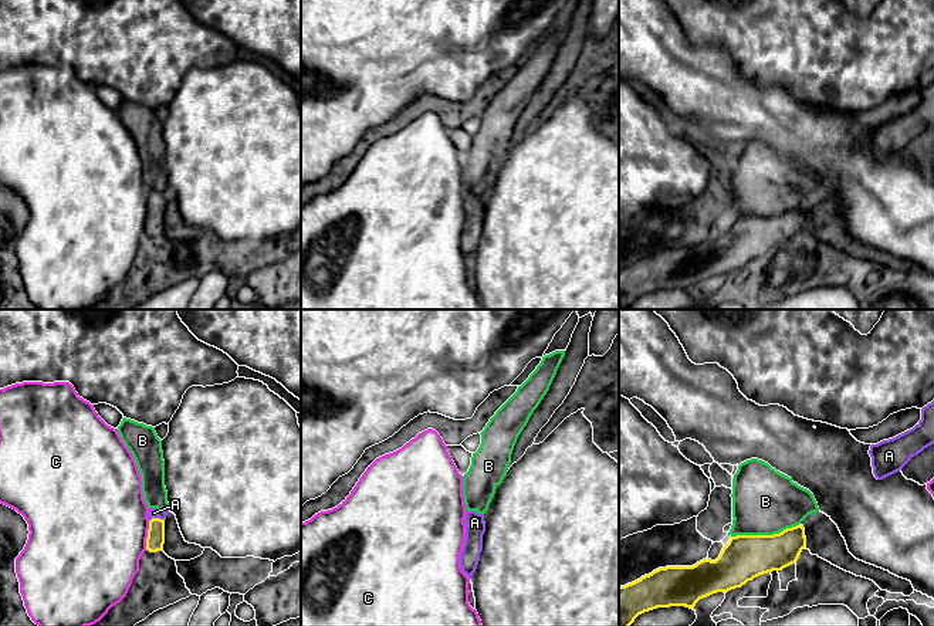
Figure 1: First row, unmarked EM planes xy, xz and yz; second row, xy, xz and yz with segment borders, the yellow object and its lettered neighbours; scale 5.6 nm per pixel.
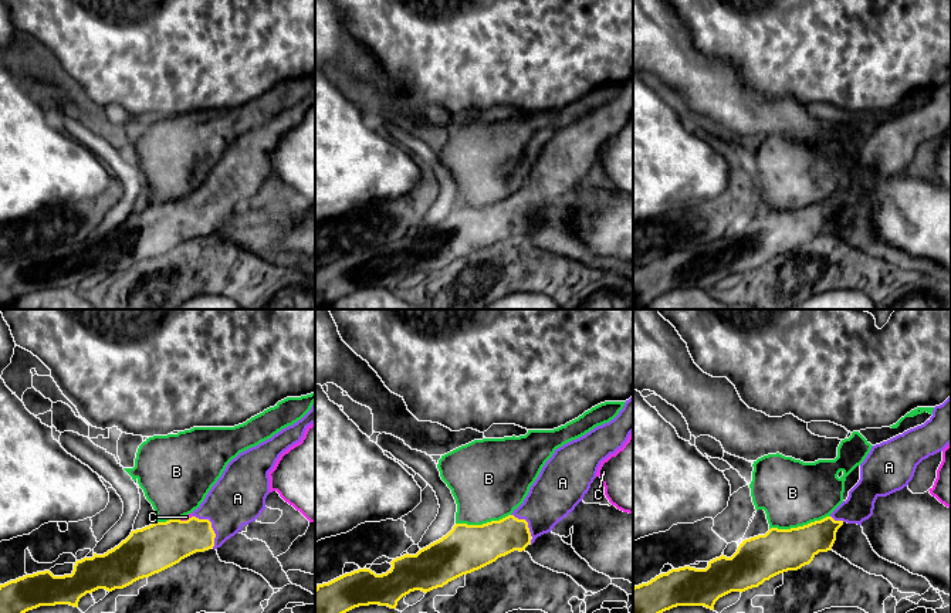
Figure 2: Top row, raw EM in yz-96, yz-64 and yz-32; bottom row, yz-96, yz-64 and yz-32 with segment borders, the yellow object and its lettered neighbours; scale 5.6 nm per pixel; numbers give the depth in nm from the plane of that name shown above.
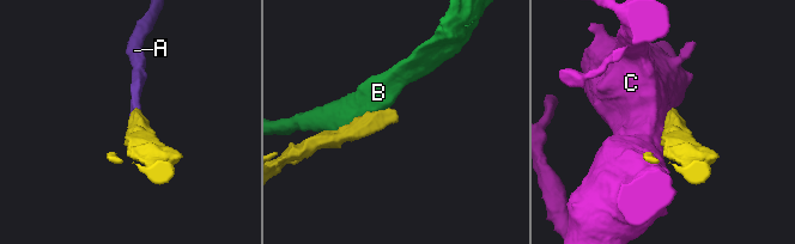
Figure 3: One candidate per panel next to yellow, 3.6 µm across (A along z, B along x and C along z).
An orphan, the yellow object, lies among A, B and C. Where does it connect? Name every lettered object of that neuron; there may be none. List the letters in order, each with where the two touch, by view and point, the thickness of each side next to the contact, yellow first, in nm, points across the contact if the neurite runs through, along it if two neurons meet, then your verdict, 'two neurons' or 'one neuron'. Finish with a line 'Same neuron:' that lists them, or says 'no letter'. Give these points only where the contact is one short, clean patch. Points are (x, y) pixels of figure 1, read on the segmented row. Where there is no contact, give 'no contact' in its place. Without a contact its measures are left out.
A: meets yellow in xy at (156, 518); 100 nm thick on the yellow side, 60 nm on the other; runs through xy (155, 540), (156, 518), (154, 513); one neuron
B: meets yellow in yz at (765, 535); 260 nm thick on the yellow side, 380 nm on the other; two neurons
C: meets yellow in xy at (148, 535); 100 nm thick on the yellow side, 480 nm on the other; two neurons
Same neuron: A

